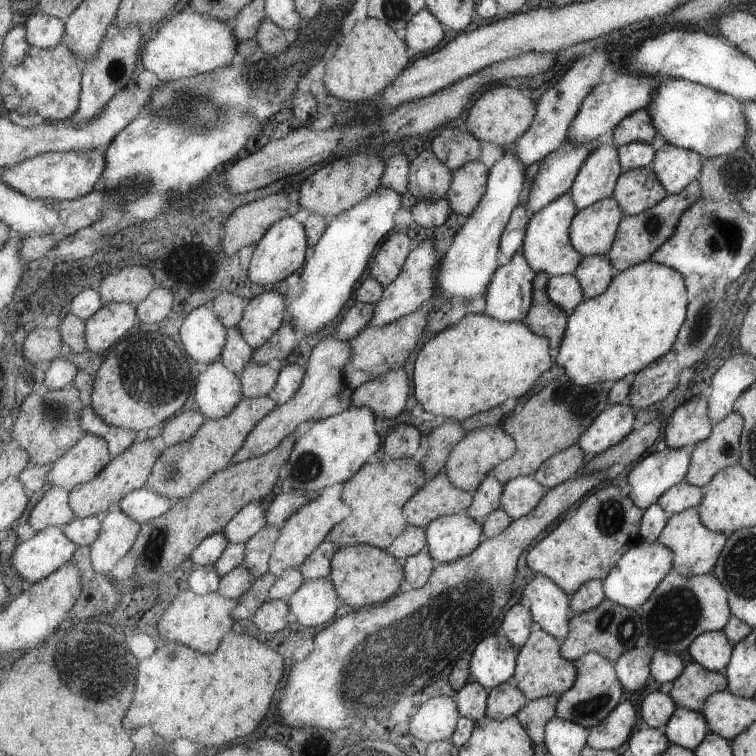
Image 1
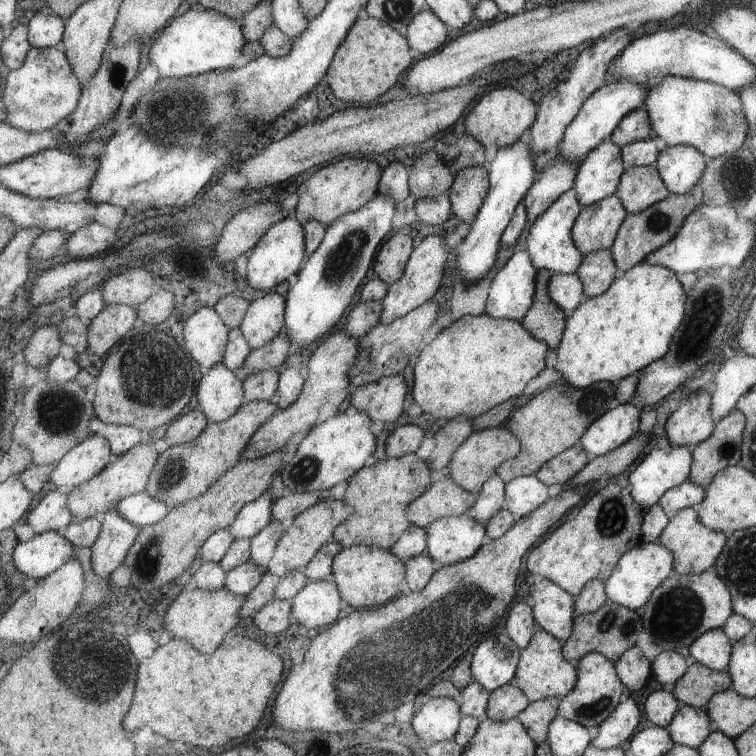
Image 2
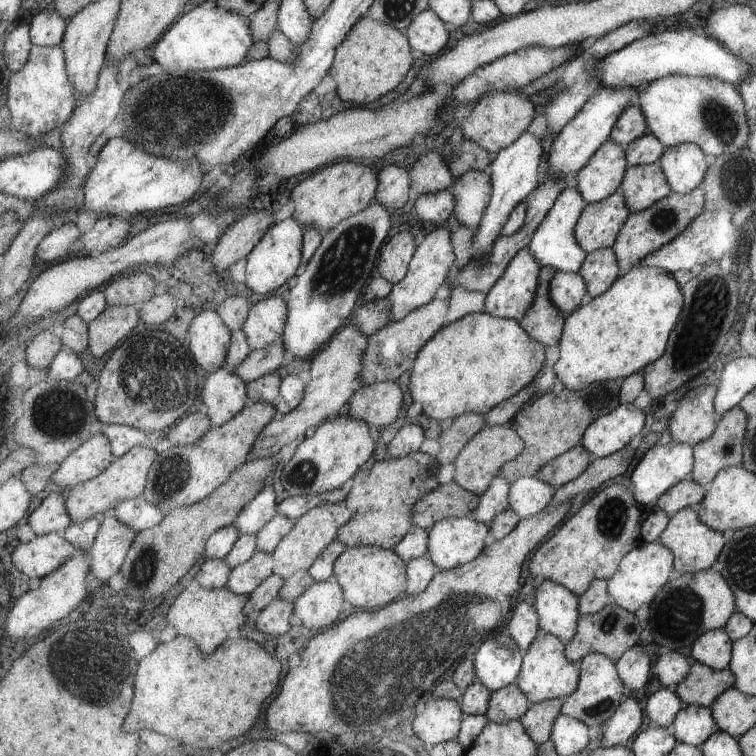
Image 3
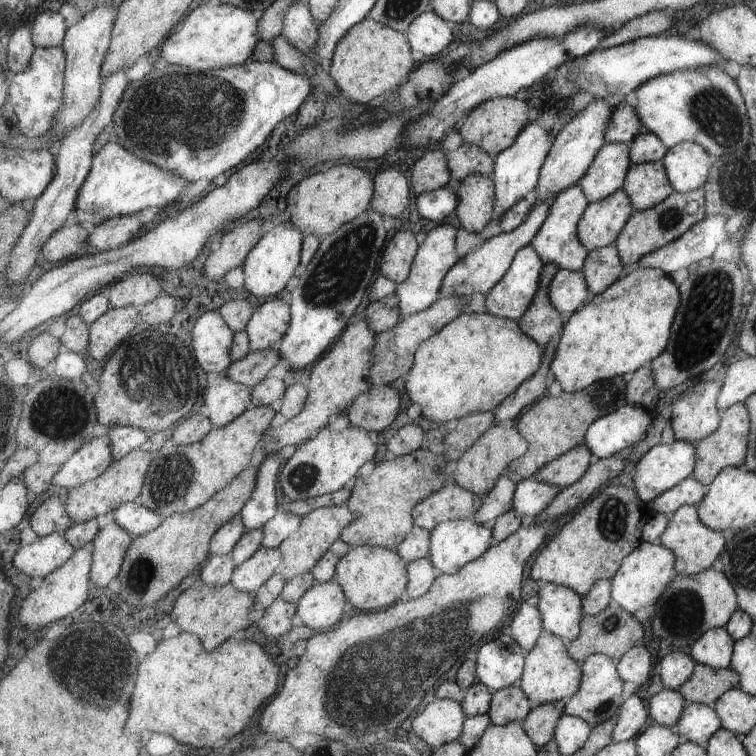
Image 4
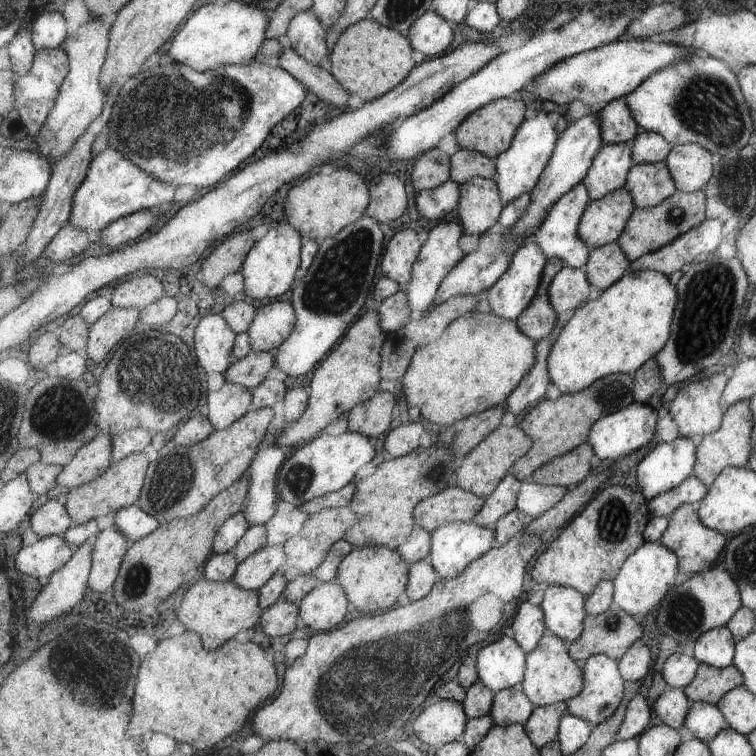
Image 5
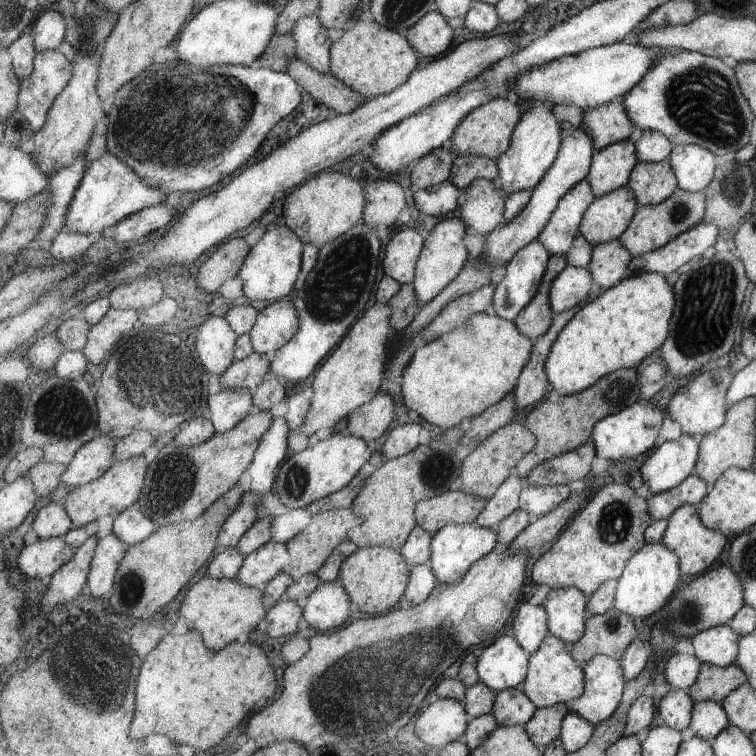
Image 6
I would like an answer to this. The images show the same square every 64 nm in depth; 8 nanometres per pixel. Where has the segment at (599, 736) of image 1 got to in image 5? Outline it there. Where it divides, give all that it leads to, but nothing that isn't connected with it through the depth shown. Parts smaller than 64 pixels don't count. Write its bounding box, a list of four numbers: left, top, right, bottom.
[619,693,654,739]

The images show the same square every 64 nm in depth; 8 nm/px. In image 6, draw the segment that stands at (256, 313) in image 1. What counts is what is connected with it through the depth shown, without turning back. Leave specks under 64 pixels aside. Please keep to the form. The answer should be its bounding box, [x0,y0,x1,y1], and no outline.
[250,300,300,356]

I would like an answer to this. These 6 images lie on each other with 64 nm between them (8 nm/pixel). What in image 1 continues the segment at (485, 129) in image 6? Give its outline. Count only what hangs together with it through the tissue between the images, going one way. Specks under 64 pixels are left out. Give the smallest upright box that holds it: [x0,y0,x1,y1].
[466,86,538,149]

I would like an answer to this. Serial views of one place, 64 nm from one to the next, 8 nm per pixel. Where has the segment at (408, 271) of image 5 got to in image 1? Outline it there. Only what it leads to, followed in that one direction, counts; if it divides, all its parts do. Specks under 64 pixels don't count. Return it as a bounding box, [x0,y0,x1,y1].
[370,234,411,287]

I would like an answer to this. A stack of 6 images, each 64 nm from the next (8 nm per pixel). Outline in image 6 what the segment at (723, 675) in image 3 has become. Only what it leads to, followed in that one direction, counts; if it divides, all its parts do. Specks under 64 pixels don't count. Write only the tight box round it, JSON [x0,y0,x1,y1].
[689,662,750,703]

